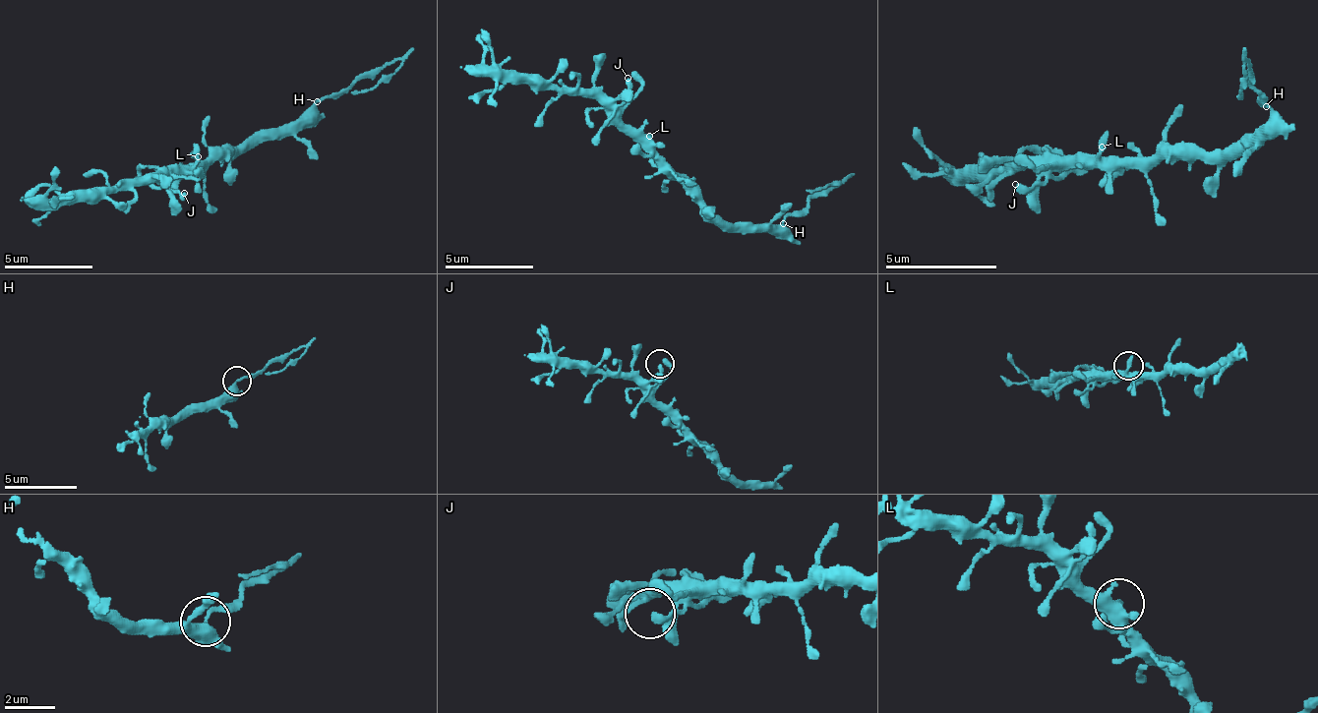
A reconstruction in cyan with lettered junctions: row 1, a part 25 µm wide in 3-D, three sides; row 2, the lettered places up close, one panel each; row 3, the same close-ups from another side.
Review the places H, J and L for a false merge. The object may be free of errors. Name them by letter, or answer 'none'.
H

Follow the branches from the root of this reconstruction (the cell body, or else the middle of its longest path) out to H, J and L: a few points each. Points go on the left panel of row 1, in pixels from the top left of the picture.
H: (209, 165), (215, 160), (234, 157), (258, 133), (288, 132), (318, 100)
J: (209, 165), (175, 171), (168, 187), (184, 193)
L: (209, 165), (198, 168), (195, 164), (198, 156)

